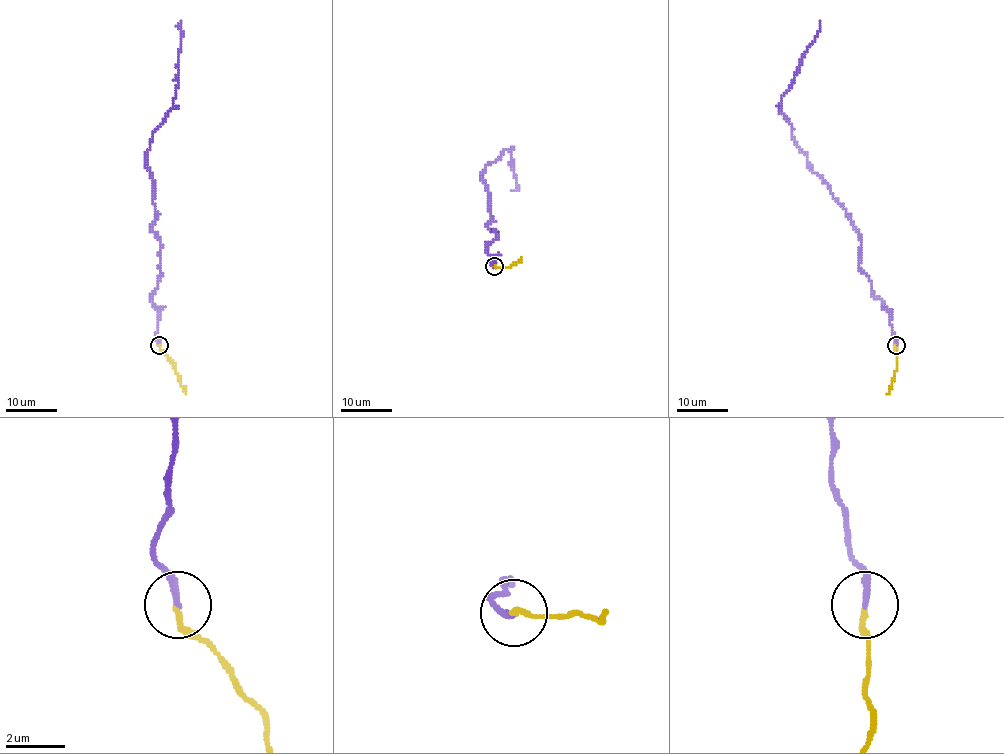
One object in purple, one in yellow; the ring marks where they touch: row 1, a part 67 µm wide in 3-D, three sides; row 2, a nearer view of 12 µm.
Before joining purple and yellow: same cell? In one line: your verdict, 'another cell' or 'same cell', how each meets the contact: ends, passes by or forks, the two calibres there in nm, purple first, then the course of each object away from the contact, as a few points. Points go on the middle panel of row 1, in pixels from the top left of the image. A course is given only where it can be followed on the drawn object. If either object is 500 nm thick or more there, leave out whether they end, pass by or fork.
another cell; purple ends there; yellow ends there; 200 nm thick on the purple side, 160 nm on the other; purple runs (495, 267), (486, 250), (496, 232), (486, 224), (490, 198), (481, 178), (505, 150), (515, 191); yellow runs (495, 267), (509, 268), (522, 258)

